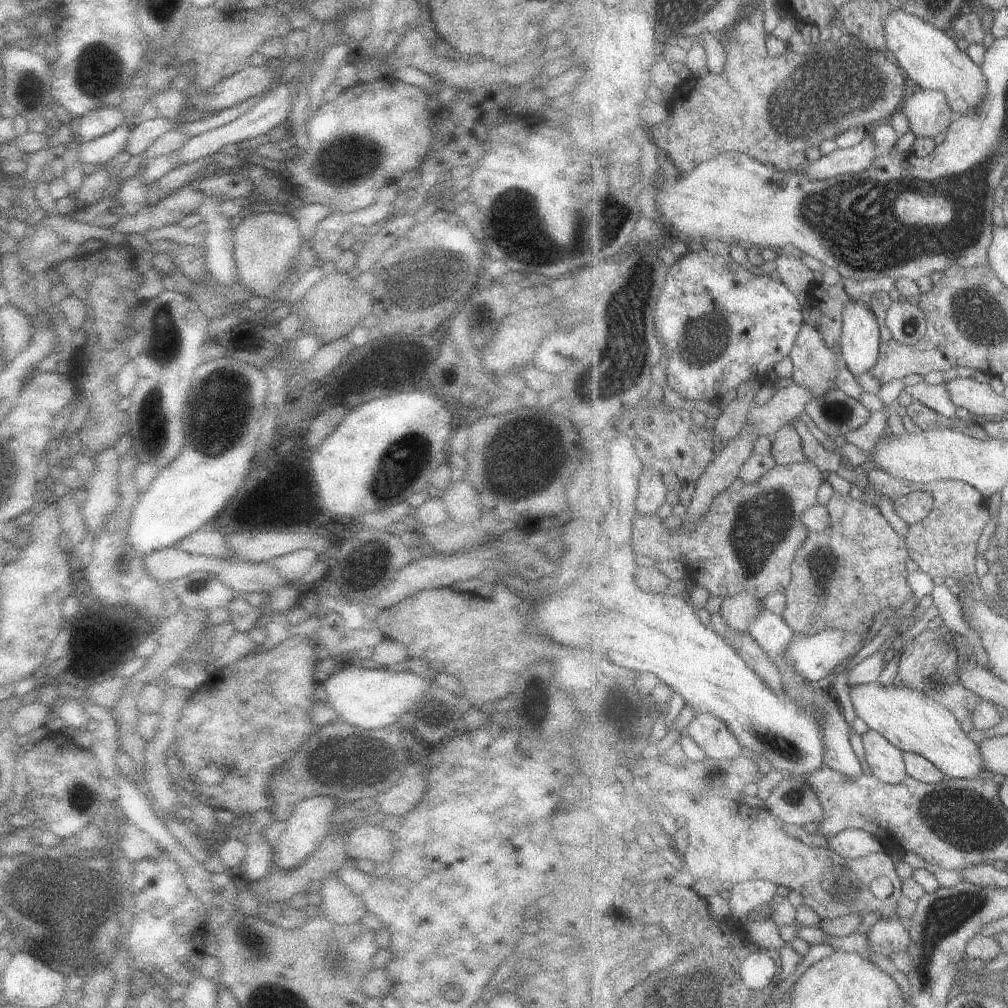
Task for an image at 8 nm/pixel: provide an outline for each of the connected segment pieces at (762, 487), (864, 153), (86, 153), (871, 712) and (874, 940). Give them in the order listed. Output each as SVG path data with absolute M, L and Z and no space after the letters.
M804 461L777 465L755 483L747 483L739 478L714 499L704 520L690 532L666 528L659 514L640 516L636 520L634 550L658 562L684 558L686 563L696 568L697 584L706 588L711 597L726 598L748 591L764 600L774 592L784 592L794 578L794 558L811 534L803 516L809 508L818 504L818 490L827 479L824 474L813 461Z
M875 134L856 146L838 148L820 160L808 163L803 170L816 180L834 179L838 175L855 174L866 170L880 156Z
M122 123L111 133L103 134L101 137L83 143L81 159L84 163L92 163L96 166L106 164L127 147L131 132L132 127Z
M874 681L852 688L851 698L858 716L863 718L871 729L884 733L884 736L887 736L892 744L906 752L912 751L929 758L948 777L969 779L987 774L980 744L968 738L967 730L963 728L959 717L949 705L940 704L928 693L917 688L899 687L895 683L885 686L880 681Z
M882 918L868 933L871 952L891 959L896 953L908 950L913 942L909 928L900 918Z

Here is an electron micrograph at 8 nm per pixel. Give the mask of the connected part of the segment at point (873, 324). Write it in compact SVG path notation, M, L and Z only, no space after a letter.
M853 303L845 310L843 320L845 325L840 345L843 348L843 357L848 363L848 368L855 375L869 372L880 362L880 354L882 354L883 335L876 313L864 303Z

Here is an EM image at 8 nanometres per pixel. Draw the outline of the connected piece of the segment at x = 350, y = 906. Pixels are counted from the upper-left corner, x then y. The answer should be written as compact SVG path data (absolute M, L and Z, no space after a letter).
M326 878L322 888L322 904L320 912L336 924L352 924L360 920L366 912L364 902L350 892L346 884L342 884L338 878Z

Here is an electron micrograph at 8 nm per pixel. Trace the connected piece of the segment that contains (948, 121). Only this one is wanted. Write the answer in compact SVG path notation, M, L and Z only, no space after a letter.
M922 89L908 97L901 109L910 122L910 129L917 137L935 139L947 132L955 122L956 114L948 94L934 89Z

